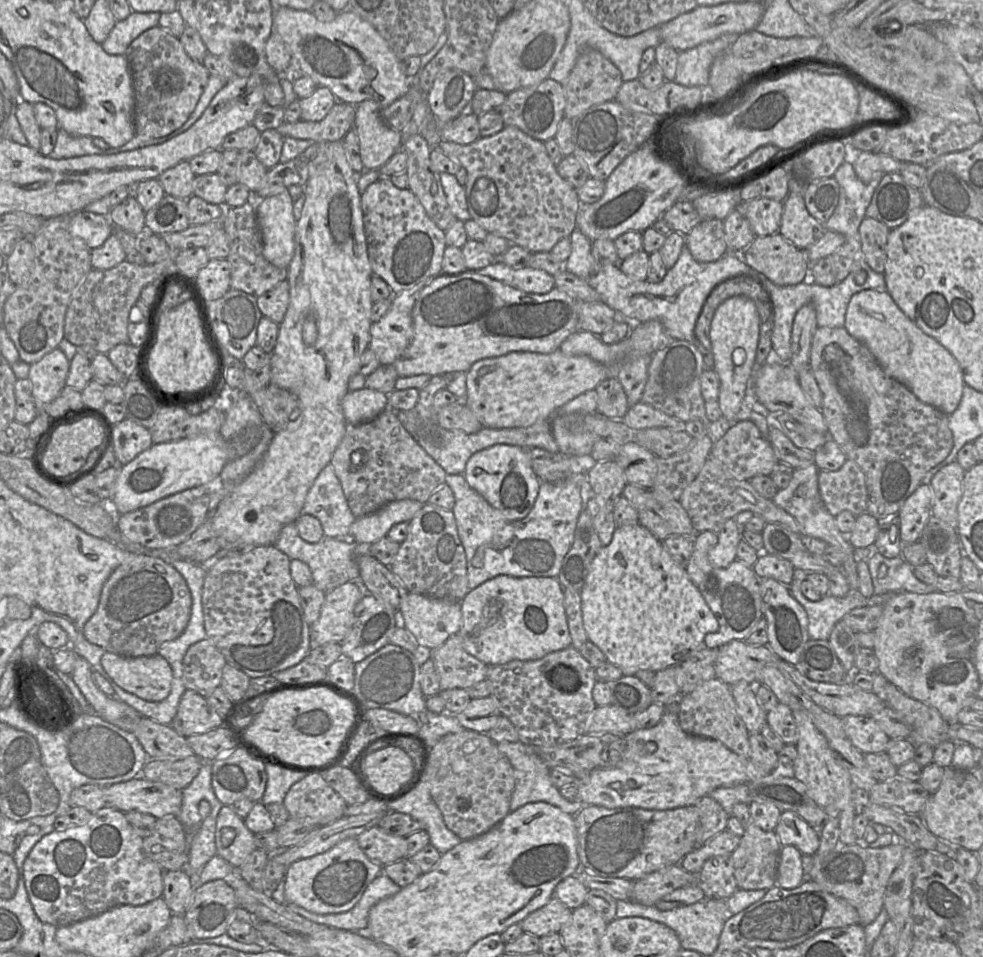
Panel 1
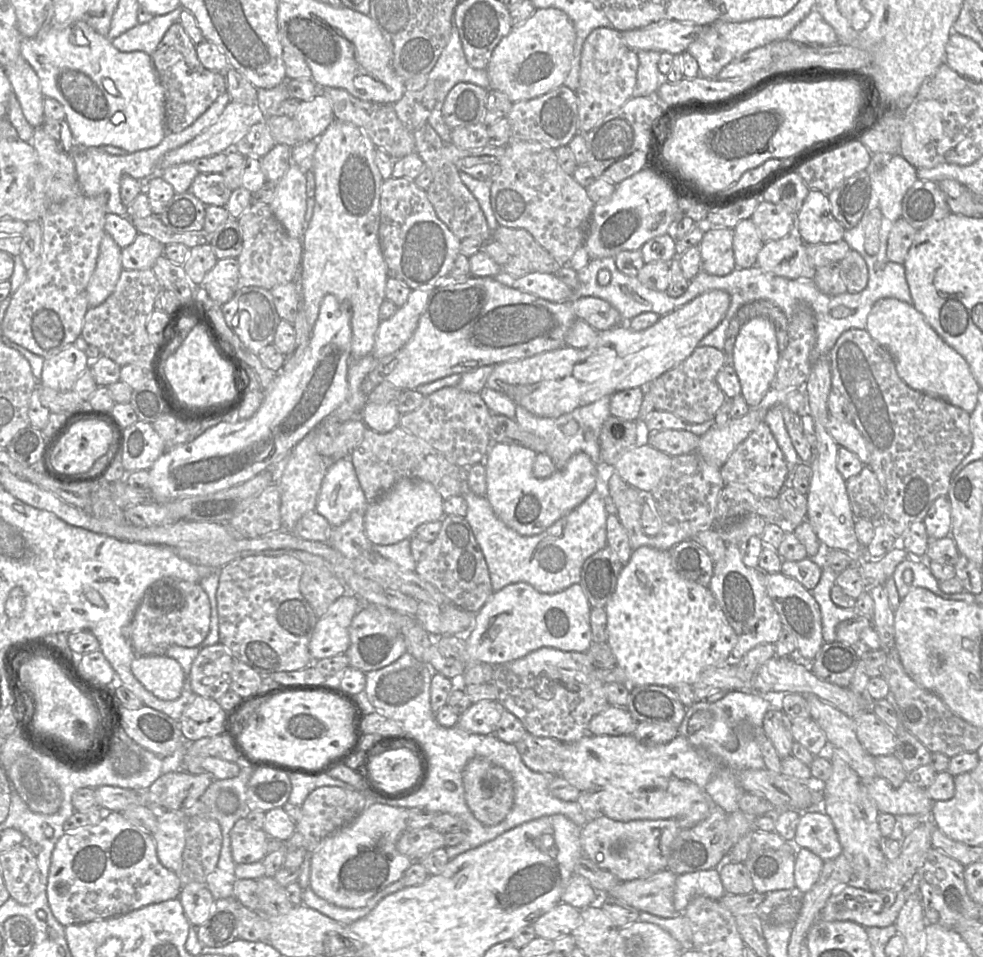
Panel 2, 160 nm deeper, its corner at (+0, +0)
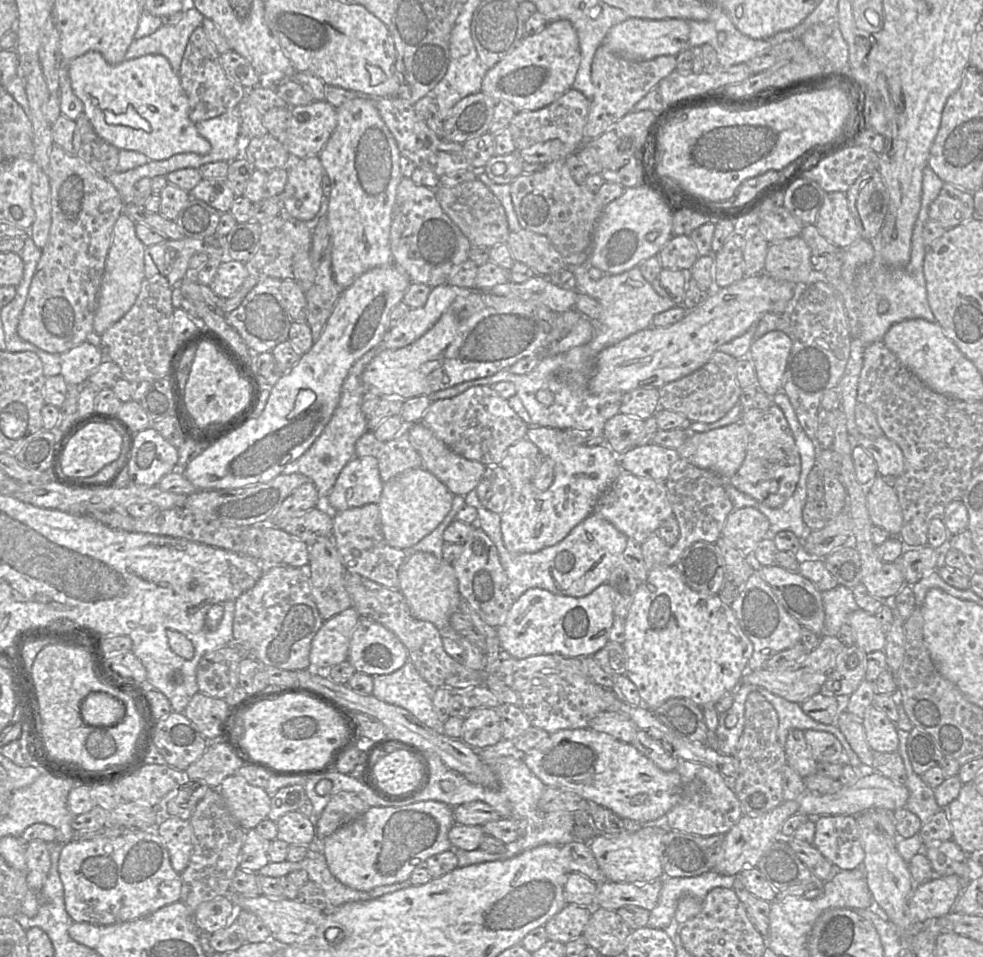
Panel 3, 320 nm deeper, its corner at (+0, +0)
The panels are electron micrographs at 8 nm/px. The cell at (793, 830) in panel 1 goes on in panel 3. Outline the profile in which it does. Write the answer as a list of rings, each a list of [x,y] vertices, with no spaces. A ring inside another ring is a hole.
[[[823,815],[812,819],[815,823],[815,837],[812,845],[839,870],[859,868],[865,858],[854,815]]]

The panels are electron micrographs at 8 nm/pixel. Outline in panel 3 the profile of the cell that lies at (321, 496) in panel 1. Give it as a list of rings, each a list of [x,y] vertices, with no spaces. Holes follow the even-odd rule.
[[[354,457],[339,473],[327,497],[327,508],[338,512],[378,504],[383,486],[376,457]]]

